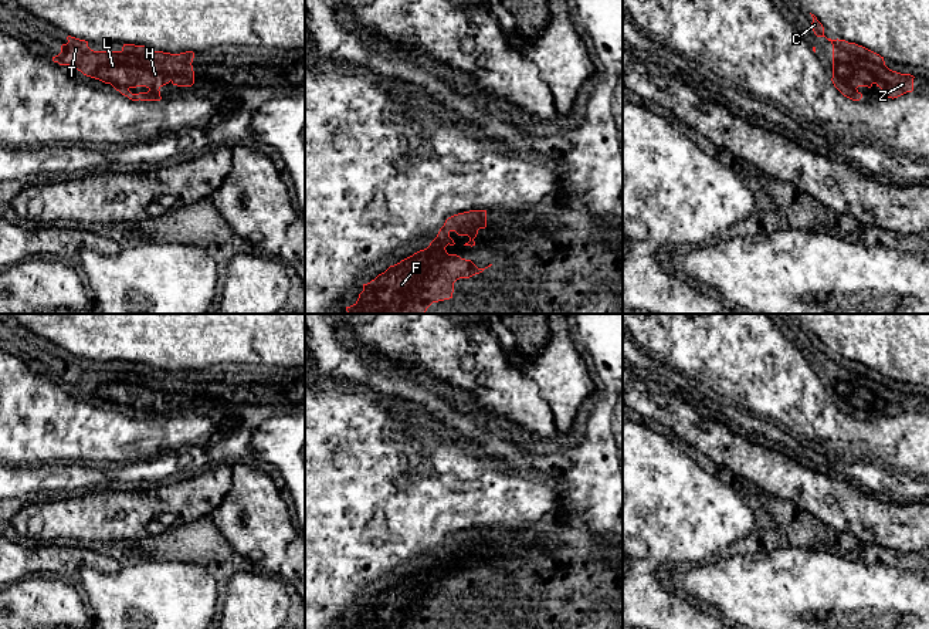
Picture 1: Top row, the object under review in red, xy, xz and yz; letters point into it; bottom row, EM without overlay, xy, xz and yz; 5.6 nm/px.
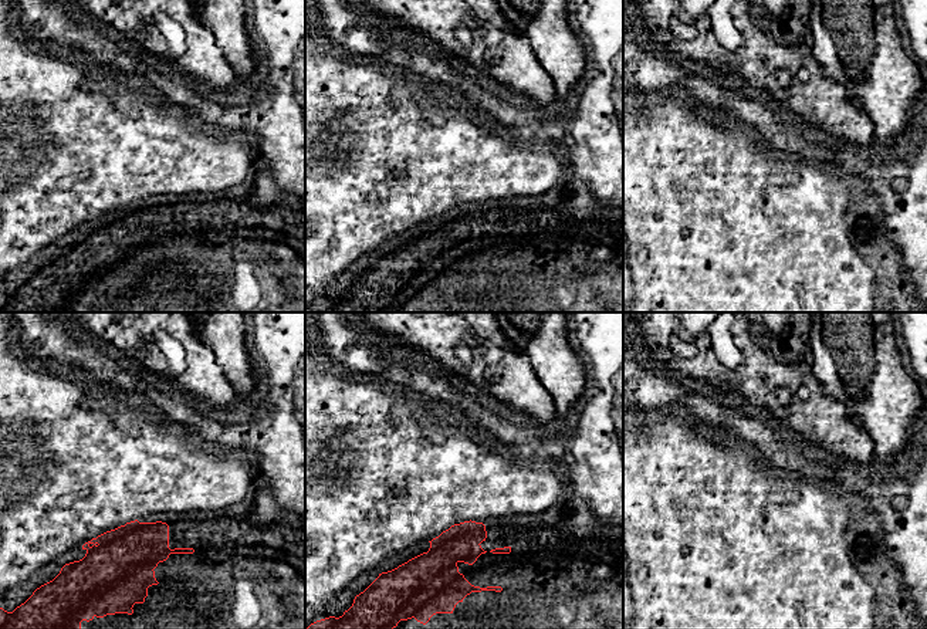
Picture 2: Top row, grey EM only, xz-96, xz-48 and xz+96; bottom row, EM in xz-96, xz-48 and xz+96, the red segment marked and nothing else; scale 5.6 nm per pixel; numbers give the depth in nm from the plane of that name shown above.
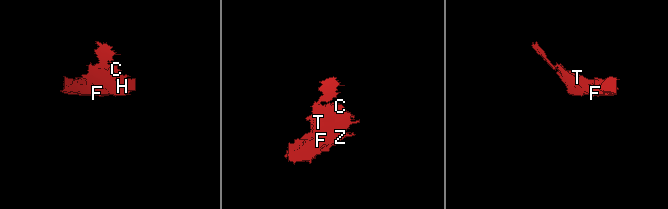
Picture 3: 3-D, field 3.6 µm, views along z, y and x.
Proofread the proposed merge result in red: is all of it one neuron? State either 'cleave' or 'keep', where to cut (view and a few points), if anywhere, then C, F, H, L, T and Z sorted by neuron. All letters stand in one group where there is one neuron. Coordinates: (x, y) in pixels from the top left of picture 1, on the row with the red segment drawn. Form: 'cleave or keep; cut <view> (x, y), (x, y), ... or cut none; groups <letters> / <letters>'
keep; cut none; groups C F H L T Z

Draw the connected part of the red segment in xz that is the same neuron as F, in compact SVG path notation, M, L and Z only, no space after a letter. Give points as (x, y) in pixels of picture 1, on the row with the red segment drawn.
M469 210L448 217L427 248L390 266L374 280L363 284L363 291L359 294L357 301L346 307L347 314L425 314L433 302L452 298L457 280L469 278L485 268L478 268L471 260L461 258L457 254L448 254L445 247L455 244L450 233L455 231L458 236L468 236L469 241L464 246L472 247L475 246L474 239L478 230L485 227L486 210Z

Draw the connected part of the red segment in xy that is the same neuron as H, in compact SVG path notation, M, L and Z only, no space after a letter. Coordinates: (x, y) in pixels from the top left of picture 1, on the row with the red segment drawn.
M71 35L67 40L68 43L61 45L61 53L52 57L54 62L69 65L87 77L111 84L132 101L160 101L159 89L169 82L177 87L191 87L194 84L193 51L170 54L135 44L123 44L121 51L94 51L85 40Z

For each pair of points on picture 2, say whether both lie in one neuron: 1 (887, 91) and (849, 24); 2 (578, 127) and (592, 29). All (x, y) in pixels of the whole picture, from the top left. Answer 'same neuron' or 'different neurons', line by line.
1: same neuron
2: same neuron

